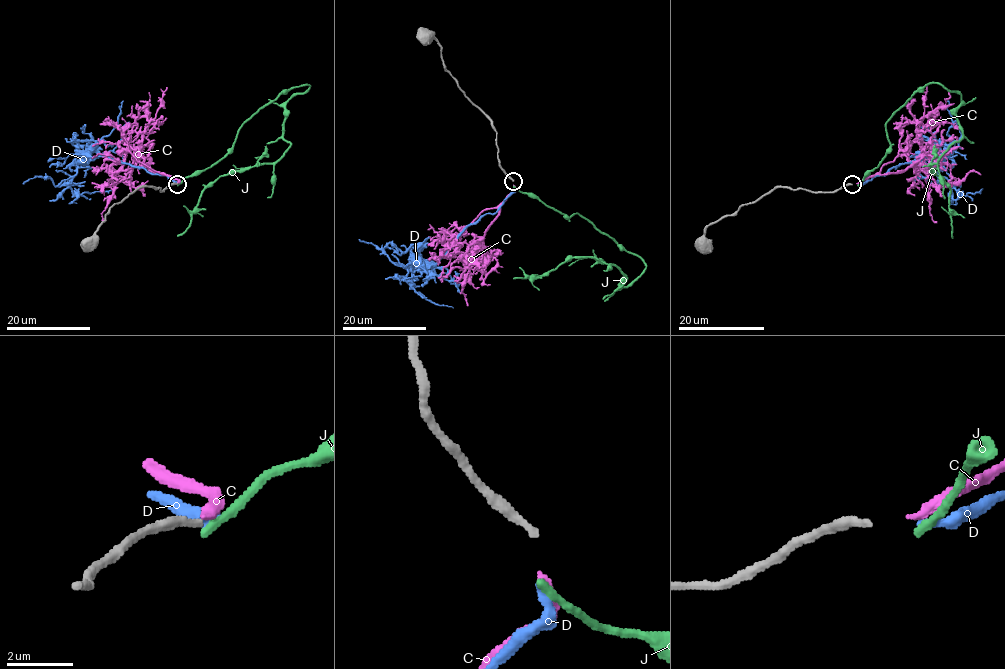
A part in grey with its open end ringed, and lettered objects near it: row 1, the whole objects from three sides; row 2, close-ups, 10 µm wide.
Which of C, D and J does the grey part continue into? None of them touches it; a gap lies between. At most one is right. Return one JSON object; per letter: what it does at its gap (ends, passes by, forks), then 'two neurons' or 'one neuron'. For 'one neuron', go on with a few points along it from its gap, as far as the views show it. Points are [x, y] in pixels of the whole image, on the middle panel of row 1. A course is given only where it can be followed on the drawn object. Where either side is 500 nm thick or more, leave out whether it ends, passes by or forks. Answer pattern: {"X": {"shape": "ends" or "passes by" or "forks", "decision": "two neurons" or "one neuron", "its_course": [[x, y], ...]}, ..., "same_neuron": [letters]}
{"C": {"shape": "ends", "decision": "two neurons"}, "D": {"shape": "ends", "decision": "one neuron", "its_course": [[513, 187], [502, 205], [471, 223], [436, 262], [407, 266], [406, 281], [415, 290], [433, 303], [453, 308]]}, "J": {"shape": "ends", "decision": "two neurons"}, "same_neuron": ["D"]}

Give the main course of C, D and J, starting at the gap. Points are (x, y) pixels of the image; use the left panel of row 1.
C: (177, 182), (144, 164), (140, 140), (156, 122), (161, 123), (150, 124), (148, 129), (153, 128)
D: (177, 183), (166, 175), (100, 155), (83, 159), (71, 176), (70, 189), (79, 195), (117, 188)
J: (177, 184), (225, 155), (260, 108), (309, 86), (285, 105), (289, 148), (274, 163), (216, 178), (177, 236)

